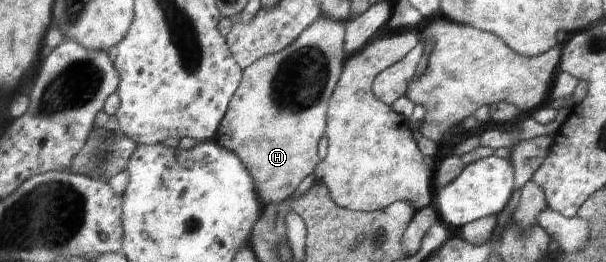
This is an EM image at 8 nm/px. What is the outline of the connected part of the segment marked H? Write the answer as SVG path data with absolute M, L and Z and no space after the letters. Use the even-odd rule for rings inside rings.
M321 16L292 45L278 53L262 57L245 69L245 78L237 94L234 94L216 141L246 162L257 181L258 194L266 204L284 202L319 165L320 158L316 148L326 130L328 100L334 86L338 84L338 76L343 73L345 46L342 44L345 44L346 24L347 22L336 22Z

